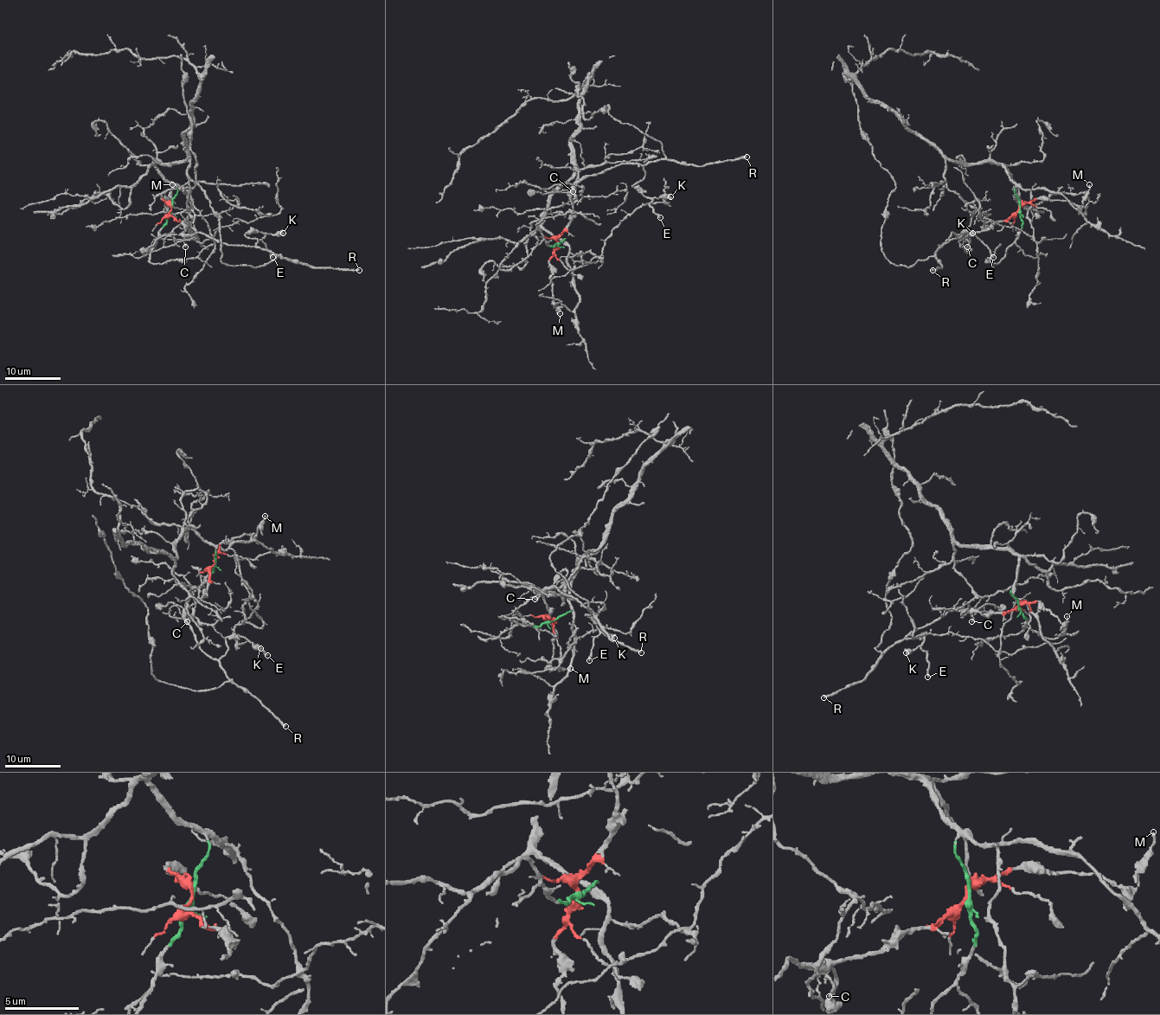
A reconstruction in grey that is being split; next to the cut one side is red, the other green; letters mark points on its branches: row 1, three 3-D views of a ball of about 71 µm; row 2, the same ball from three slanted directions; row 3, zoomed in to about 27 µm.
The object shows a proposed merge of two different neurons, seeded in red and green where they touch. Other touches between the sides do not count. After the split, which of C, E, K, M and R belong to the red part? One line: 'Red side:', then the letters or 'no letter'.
Red side: C, E, K, M, R

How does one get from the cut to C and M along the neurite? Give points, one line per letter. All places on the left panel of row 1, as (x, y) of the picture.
C: (171, 208), (169, 214), (185, 229), (185, 246)
M: (171, 208), (162, 198), (167, 205), (173, 184)

